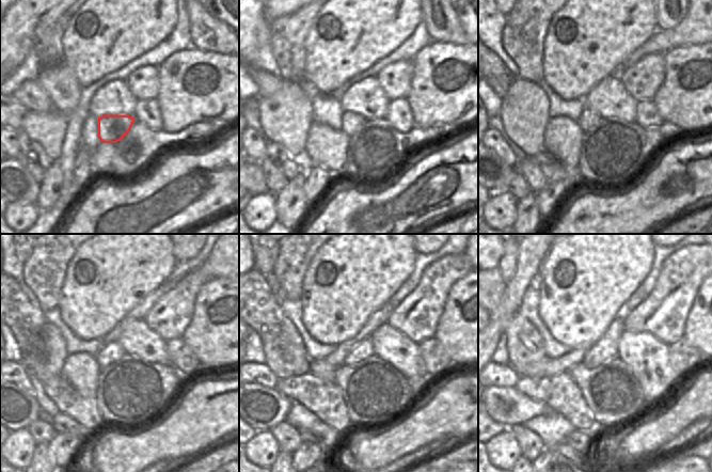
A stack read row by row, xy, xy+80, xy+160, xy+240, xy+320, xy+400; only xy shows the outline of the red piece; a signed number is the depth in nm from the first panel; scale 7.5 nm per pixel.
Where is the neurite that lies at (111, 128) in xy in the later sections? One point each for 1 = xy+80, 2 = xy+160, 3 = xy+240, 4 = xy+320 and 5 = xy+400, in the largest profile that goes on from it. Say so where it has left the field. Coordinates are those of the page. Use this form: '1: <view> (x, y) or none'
1: xy+80 (351, 122)
2: xy+160 (588, 119)
3: xy+240 (110, 352)
4: xy+320 (364, 349)
5: xy+400 (605, 349)

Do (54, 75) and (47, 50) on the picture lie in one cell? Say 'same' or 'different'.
different

